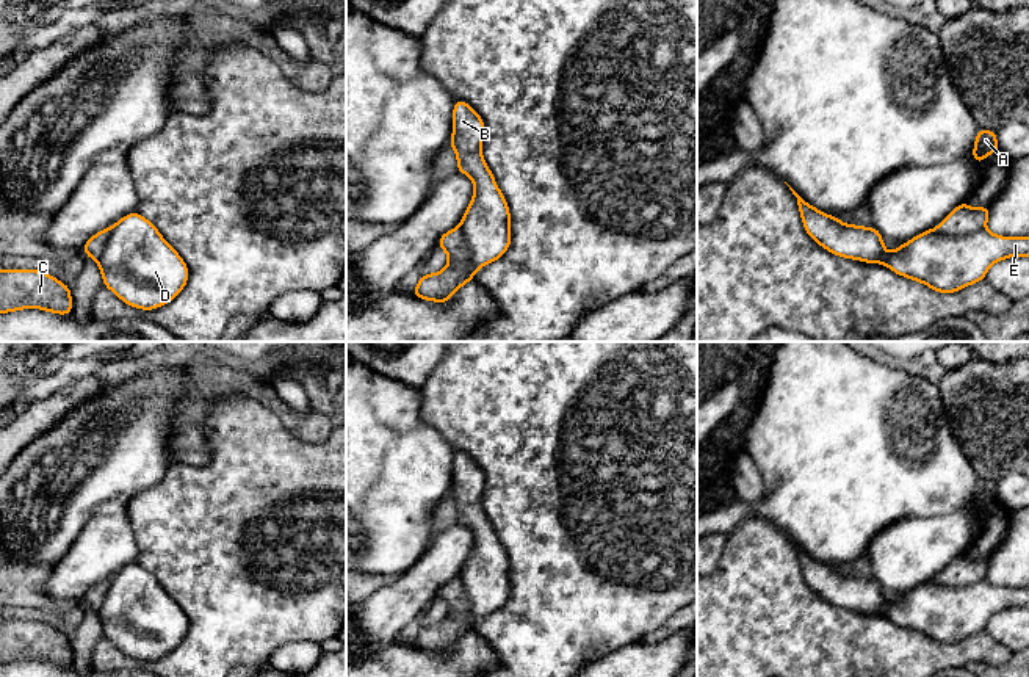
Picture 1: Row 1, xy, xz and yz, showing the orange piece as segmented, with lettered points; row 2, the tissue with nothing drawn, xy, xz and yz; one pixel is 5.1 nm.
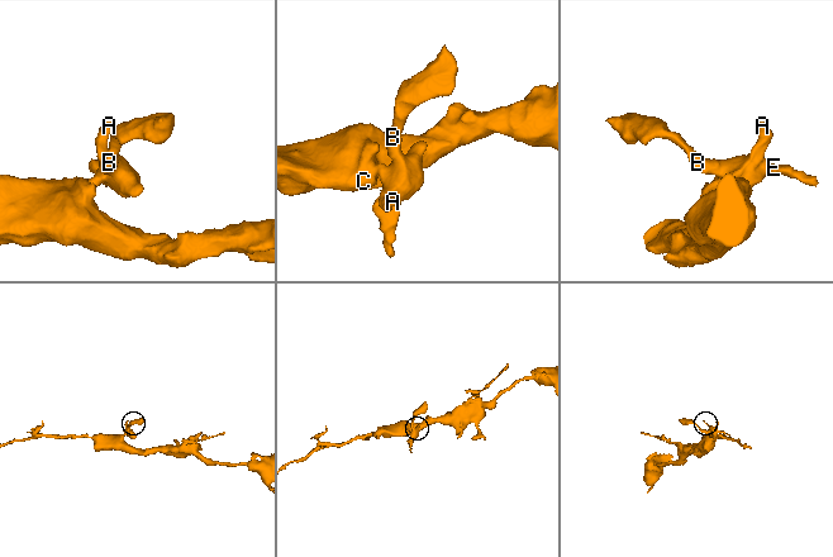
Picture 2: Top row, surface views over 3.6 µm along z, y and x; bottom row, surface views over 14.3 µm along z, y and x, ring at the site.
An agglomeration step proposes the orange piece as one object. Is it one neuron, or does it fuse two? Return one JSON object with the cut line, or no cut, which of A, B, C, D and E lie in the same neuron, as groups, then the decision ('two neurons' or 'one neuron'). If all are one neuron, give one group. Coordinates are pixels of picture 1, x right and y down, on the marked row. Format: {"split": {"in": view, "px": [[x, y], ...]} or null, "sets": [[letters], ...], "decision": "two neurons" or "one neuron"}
{"split": {"in": "xz", "px": [[458, 228], [467, 249], [469, 264], [465, 267]]}, "sets": [["A", "C"], ["B", "D", "E"]], "decision": "two neurons"}

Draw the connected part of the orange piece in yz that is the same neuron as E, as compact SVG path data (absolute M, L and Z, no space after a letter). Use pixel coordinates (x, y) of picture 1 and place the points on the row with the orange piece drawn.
M791 186L789 190L797 197L807 234L819 246L844 259L882 263L896 274L926 284L929 288L940 293L954 293L985 279L990 266L1007 257L1029 257L1029 237L999 237L987 229L966 235L944 235L935 227L916 235L894 251L886 252L882 235L876 227L844 224L838 218L811 207Z

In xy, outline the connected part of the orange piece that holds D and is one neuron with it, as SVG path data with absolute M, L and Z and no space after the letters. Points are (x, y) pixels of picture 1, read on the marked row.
M136 212L113 226L97 265L103 285L143 310L171 302L188 282L179 252Z

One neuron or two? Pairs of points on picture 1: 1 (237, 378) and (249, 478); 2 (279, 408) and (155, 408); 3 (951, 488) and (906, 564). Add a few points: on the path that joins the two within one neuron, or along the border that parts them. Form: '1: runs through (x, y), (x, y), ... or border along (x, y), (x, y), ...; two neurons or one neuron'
1: border along (210, 395), (240, 392), (271, 411); two neurons
2: border along (187, 372), (193, 389), (177, 411), (169, 444); two neurons
3: border along (968, 506), (931, 516), (906, 516), (898, 522); two neurons

